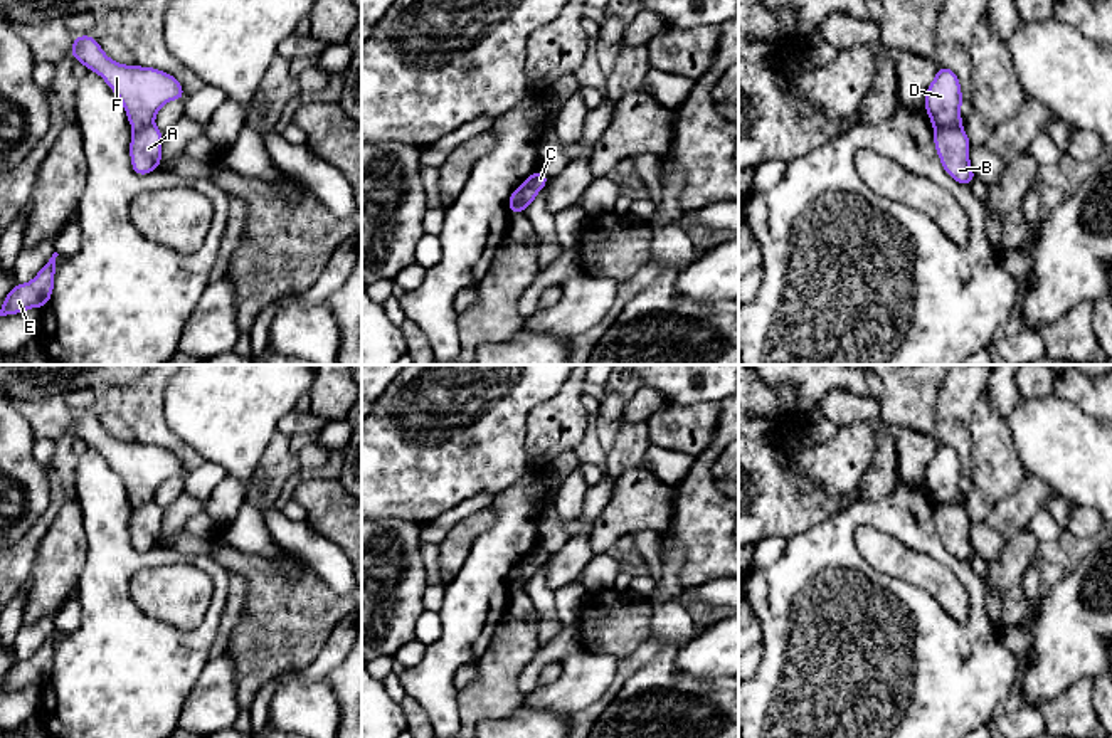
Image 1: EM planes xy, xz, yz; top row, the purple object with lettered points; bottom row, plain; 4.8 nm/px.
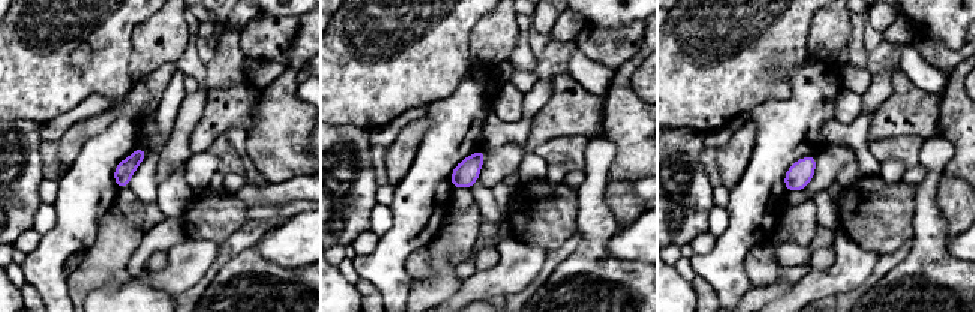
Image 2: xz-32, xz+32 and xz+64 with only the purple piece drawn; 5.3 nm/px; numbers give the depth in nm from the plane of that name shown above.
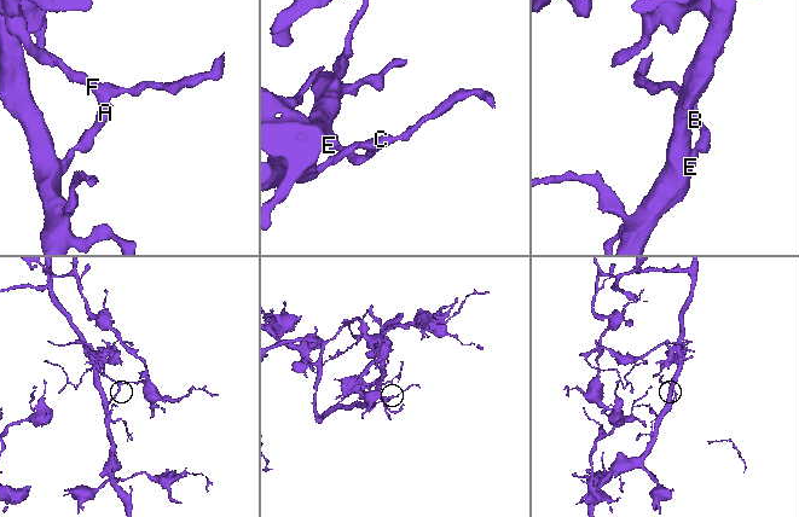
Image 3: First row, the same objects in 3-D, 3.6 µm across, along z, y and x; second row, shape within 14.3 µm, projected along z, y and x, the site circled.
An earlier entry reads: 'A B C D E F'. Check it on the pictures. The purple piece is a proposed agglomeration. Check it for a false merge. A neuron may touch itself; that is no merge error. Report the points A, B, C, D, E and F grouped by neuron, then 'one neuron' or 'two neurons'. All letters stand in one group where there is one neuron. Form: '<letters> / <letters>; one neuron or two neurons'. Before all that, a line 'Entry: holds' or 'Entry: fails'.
Entry: fails
A B C E / D F; two neurons

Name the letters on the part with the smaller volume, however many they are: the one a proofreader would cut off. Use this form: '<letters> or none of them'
D, F

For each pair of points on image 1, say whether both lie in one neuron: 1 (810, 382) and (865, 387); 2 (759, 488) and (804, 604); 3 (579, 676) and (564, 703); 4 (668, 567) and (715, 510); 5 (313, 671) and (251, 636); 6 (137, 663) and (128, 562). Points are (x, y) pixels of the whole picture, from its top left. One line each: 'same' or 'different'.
1: same
2: different
3: same
4: different
5: different
6: same

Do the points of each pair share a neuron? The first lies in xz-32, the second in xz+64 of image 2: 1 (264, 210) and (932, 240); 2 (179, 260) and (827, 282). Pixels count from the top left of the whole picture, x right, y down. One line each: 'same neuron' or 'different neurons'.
1: same neuron
2: same neuron

